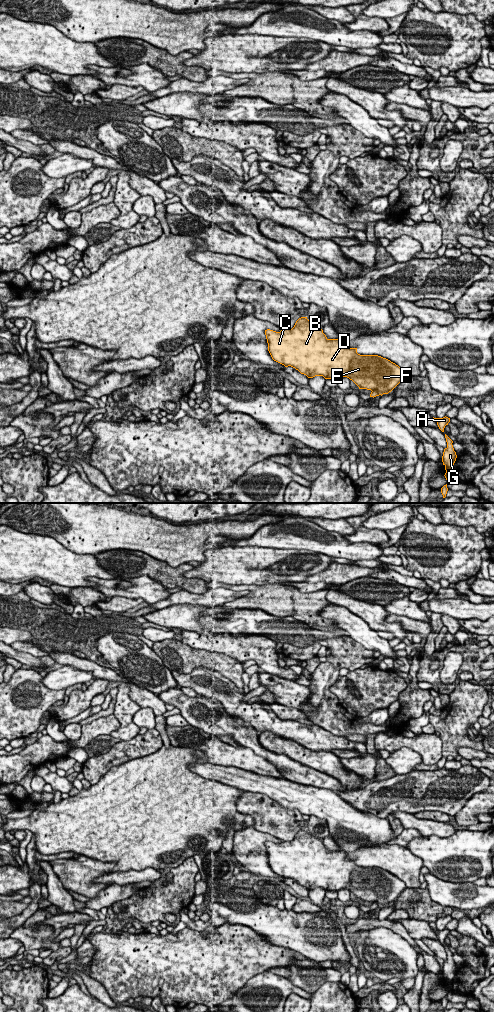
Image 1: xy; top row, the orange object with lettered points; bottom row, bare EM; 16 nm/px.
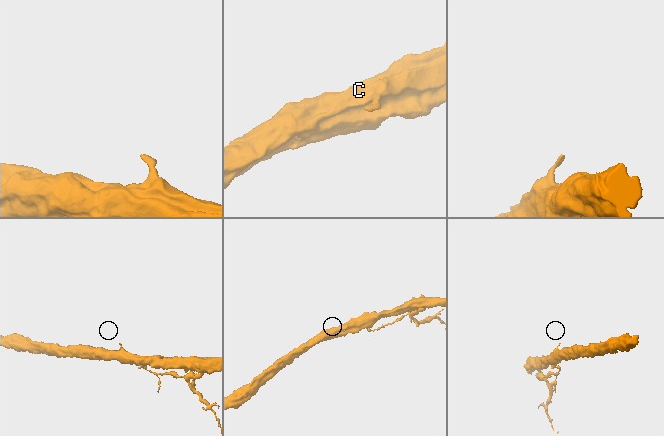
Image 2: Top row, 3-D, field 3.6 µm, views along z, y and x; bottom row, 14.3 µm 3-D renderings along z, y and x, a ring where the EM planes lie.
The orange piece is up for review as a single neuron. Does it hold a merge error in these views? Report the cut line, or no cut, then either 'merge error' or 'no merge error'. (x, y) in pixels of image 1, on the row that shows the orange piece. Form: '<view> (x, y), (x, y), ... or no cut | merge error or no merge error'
xy (372, 390), (382, 394) | merge error

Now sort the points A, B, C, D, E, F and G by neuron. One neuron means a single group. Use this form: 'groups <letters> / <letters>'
groups A G / B C D E F

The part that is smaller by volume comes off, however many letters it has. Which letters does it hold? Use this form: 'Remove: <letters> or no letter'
Remove: A, G

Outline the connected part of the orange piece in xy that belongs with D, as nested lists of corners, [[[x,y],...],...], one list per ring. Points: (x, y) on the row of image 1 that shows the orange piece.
[[[307,317],[299,318],[292,329],[276,332],[265,330],[268,351],[272,359],[285,367],[291,366],[308,378],[323,376],[325,379],[347,377],[359,389],[391,392],[406,376],[398,365],[378,355],[360,355],[357,348],[346,346],[344,339],[328,339],[321,328],[313,325]]]

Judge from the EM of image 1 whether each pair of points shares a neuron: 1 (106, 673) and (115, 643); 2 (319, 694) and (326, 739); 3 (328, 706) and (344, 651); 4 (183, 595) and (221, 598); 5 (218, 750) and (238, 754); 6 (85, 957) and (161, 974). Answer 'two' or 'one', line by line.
1: two
2: two
3: one
4: one
5: one
6: two

